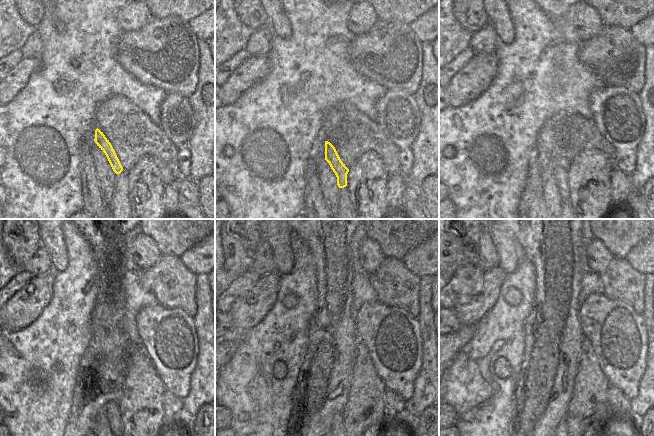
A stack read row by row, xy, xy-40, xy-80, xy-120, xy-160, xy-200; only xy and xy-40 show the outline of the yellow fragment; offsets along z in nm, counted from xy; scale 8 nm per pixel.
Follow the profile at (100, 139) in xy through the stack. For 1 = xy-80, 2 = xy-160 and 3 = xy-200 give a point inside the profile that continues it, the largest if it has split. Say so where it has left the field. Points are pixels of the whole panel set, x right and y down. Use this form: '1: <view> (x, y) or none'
1: xy-80 (561, 176)
2: xy-160 (338, 420)
3: xy-200 (562, 422)

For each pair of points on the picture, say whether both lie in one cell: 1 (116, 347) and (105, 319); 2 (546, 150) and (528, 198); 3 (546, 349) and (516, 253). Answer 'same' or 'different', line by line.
1: same
2: same
3: same

